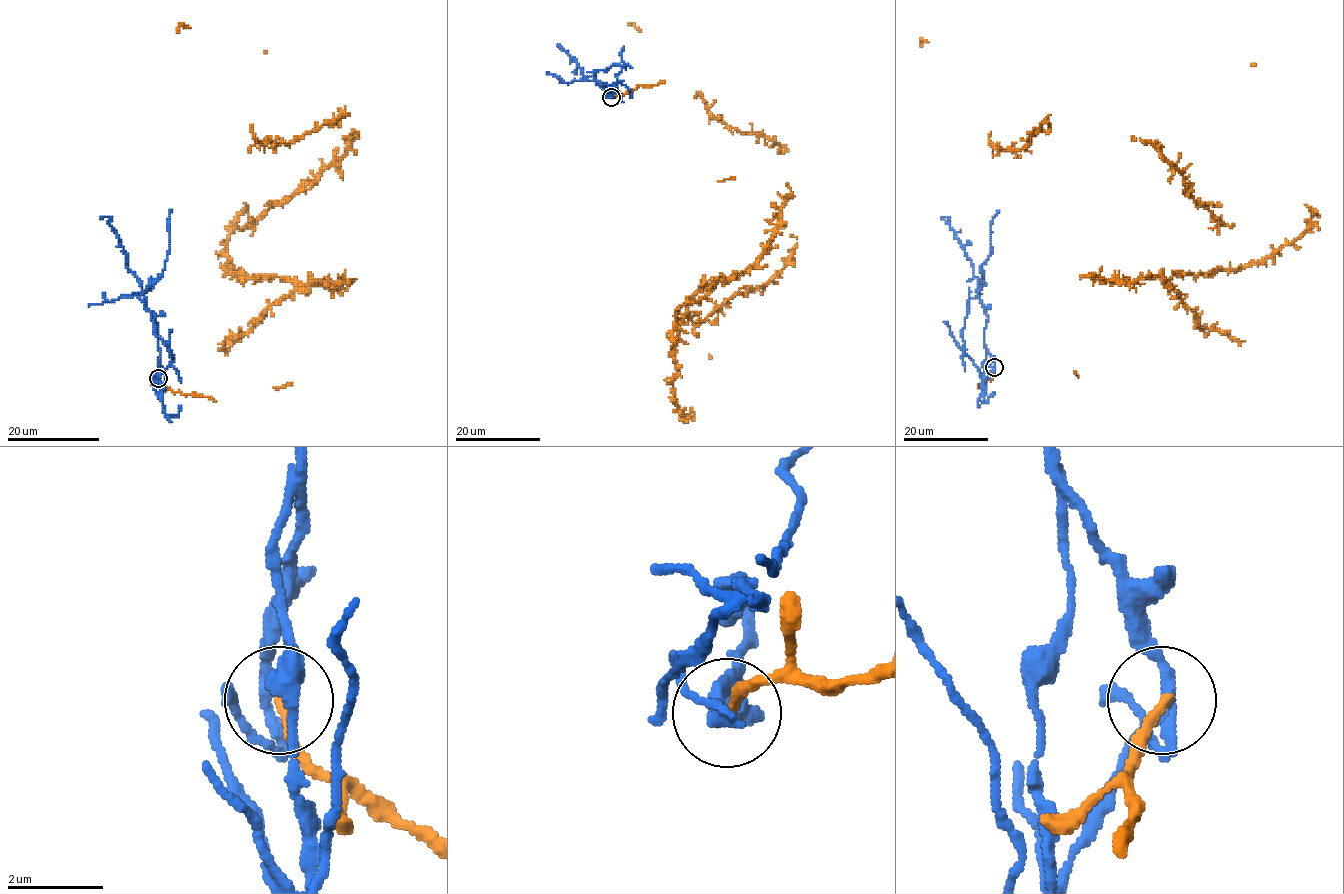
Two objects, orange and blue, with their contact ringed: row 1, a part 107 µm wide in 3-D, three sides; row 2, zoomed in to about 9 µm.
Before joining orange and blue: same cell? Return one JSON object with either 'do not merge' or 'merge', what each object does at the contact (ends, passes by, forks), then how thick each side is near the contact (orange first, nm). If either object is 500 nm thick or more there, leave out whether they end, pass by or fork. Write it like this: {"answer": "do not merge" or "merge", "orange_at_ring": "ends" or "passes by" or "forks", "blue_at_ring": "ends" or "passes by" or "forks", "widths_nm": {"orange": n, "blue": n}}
{"answer": "do not merge", "orange_at_ring": "ends", "blue_at_ring": "passes by", "widths_nm": {"orange": 200, "blue": 200}}

